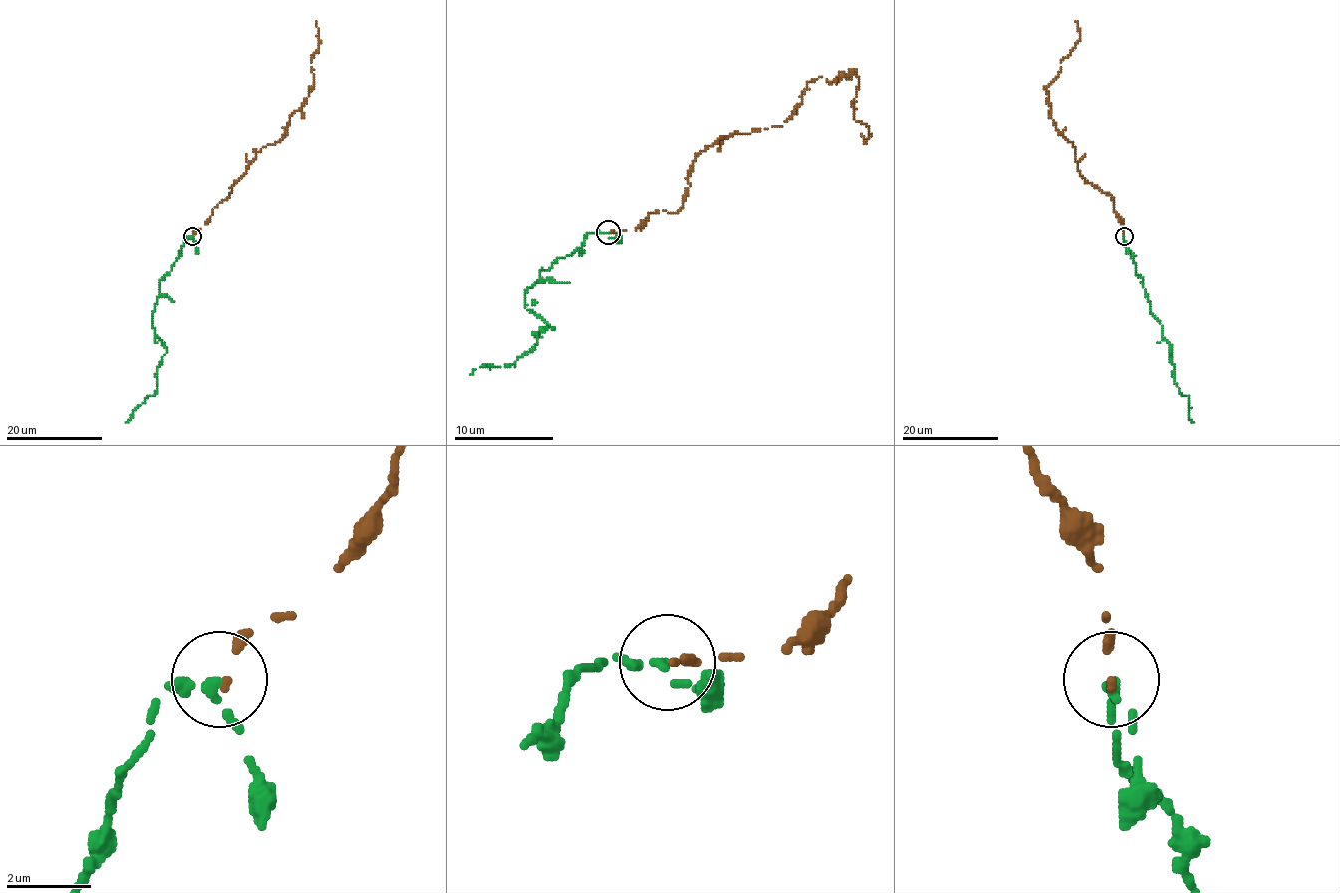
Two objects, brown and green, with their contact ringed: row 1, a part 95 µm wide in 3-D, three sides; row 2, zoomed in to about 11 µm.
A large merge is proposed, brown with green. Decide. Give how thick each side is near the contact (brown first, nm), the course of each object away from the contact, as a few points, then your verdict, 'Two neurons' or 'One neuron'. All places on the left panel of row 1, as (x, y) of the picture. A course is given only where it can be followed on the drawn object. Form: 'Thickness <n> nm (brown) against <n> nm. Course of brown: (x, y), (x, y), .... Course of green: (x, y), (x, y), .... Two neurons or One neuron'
Thickness 140 nm (brown) against 140 nm. Course of brown: (192, 237), (262, 147), (286, 133), (289, 118), (302, 106), (314, 85), (312, 56), (320, 42), (315, 22). Course of green: (192, 237), (160, 281), (151, 315), (154, 333), (166, 349), (156, 391), (125, 421). One neuron

